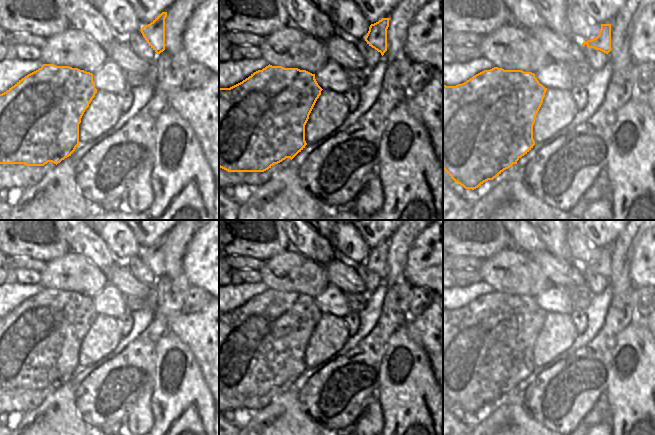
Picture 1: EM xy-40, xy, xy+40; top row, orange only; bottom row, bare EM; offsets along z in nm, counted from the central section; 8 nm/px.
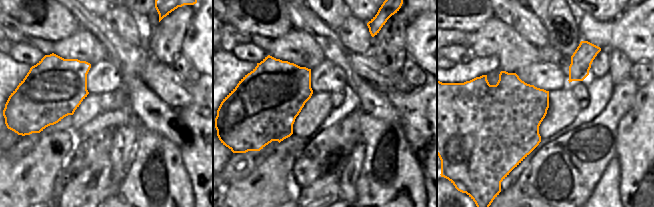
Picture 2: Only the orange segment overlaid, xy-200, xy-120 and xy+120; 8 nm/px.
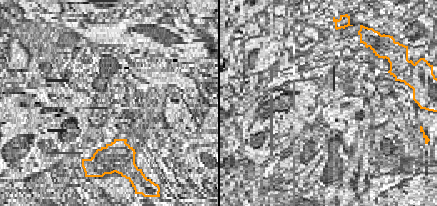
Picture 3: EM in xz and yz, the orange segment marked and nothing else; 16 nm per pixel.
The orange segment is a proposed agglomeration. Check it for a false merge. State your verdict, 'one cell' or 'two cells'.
two cells

